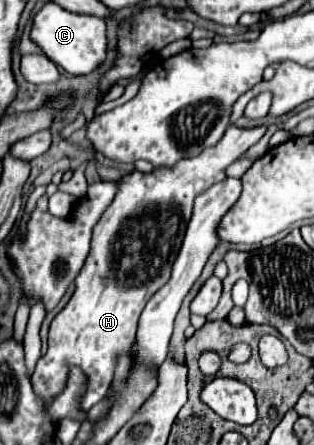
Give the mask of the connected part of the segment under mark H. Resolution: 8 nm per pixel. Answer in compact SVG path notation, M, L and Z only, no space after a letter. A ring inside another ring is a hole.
M231 125L221 143L203 151L197 159L183 159L177 167L153 169L151 173L133 171L117 181L115 199L93 229L91 251L75 277L75 291L63 311L51 321L49 349L45 357L37 361L31 377L33 391L43 403L49 405L65 389L73 365L81 367L89 377L81 407L89 411L95 403L103 401L113 377L115 357L133 343L145 303L169 281L195 197L225 179L225 169L241 159L265 131L265 127L239 129ZM173 203L177 205L175 213L183 221L173 221Z

